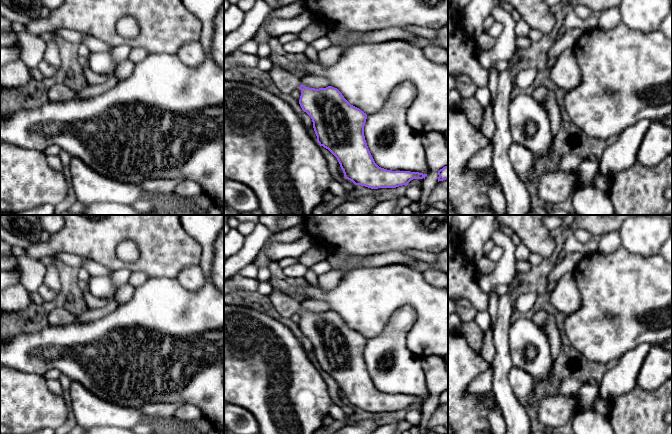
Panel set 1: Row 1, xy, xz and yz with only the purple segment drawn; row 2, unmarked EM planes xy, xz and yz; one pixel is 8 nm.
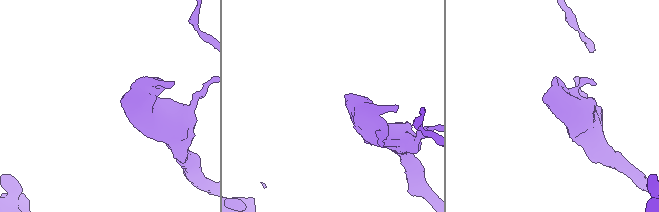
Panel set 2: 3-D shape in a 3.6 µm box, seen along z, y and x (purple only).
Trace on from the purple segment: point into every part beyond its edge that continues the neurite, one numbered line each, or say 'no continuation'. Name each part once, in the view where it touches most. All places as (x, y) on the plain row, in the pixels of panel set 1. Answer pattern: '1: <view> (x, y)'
1: xz (285, 305)

